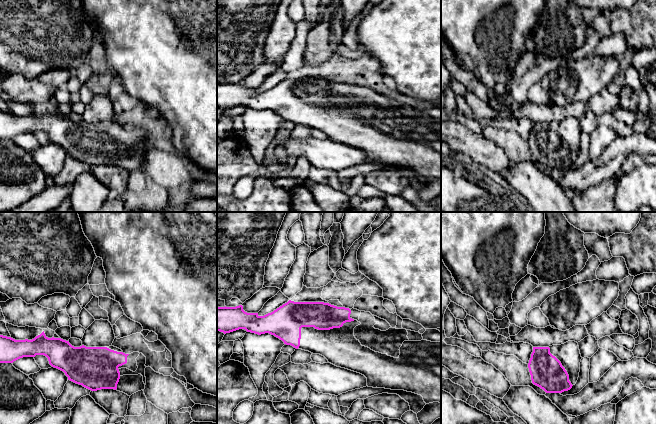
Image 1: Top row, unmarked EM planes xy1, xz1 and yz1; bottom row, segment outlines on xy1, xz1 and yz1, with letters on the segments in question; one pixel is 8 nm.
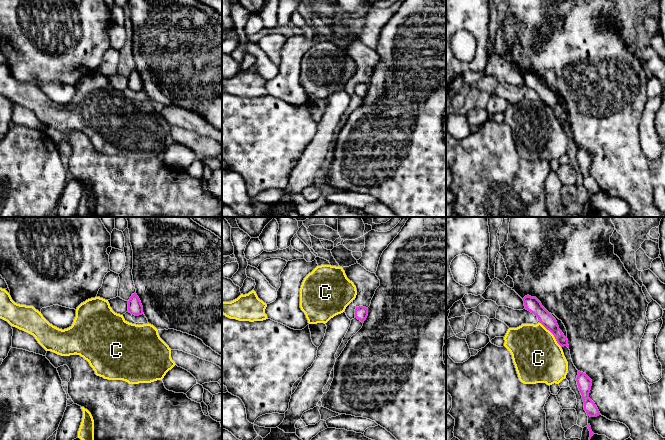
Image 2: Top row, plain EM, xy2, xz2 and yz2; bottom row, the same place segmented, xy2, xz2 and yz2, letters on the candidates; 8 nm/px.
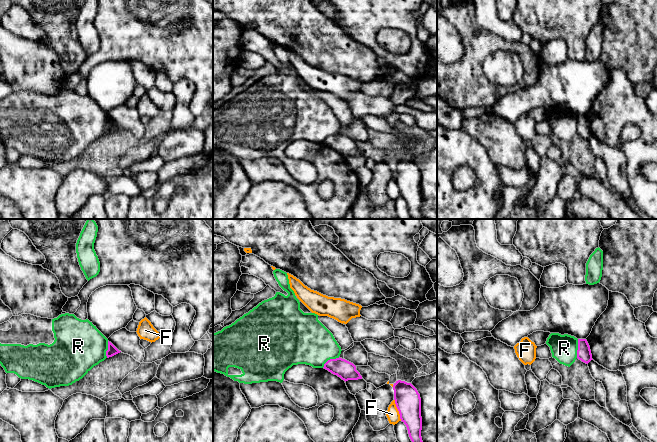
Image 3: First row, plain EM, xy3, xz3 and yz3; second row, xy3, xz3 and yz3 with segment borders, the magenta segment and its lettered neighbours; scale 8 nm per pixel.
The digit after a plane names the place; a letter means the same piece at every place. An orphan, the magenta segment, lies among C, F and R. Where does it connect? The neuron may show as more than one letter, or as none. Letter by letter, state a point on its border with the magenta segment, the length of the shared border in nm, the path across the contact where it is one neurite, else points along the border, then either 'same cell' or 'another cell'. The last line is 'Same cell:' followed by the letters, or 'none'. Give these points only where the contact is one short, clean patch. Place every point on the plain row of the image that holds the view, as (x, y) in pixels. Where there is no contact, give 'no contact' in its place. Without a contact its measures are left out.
C: meets magenta in yz2 at (553, 110); contact 280 nm long; another cell
F: meets magenta in xz3 at (398, 186); contact 190 nm long; border along xz3 (394, 175), (401, 196); another cell
R: meets magenta in xz3 at (330, 135); contact 170 nm long; border along xz3 (339, 133), (329, 135), (322, 143); another cell
Same cell: none

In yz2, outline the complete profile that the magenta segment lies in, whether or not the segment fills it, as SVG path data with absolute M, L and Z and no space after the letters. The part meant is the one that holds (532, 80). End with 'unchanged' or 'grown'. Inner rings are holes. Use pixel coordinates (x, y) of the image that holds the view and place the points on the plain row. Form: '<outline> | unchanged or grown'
M529 71L525 72L523 77L525 85L533 89L540 99L554 111L561 124L564 122L569 124L567 113L559 105L556 95L542 82L541 78Z | unchanged

